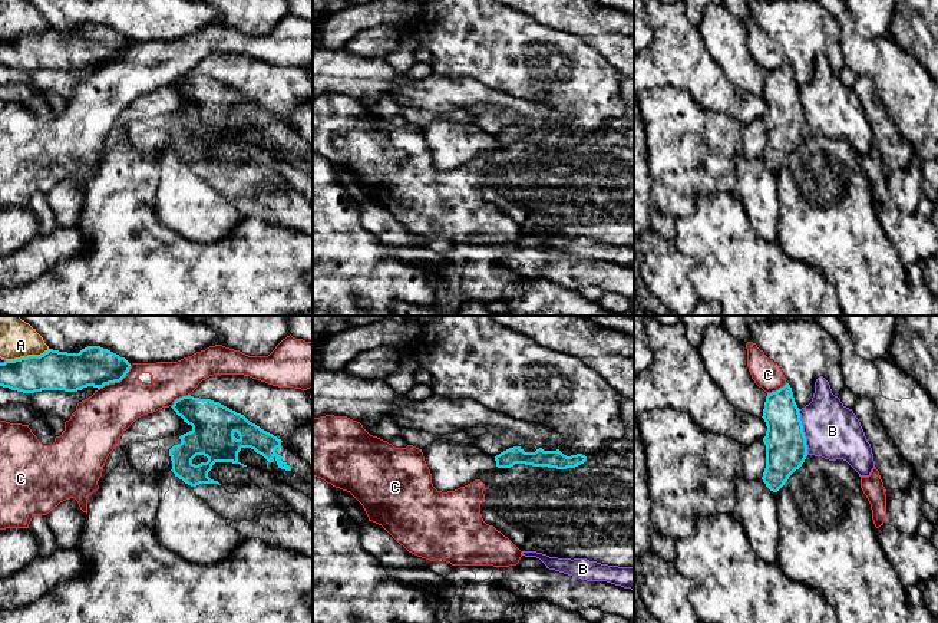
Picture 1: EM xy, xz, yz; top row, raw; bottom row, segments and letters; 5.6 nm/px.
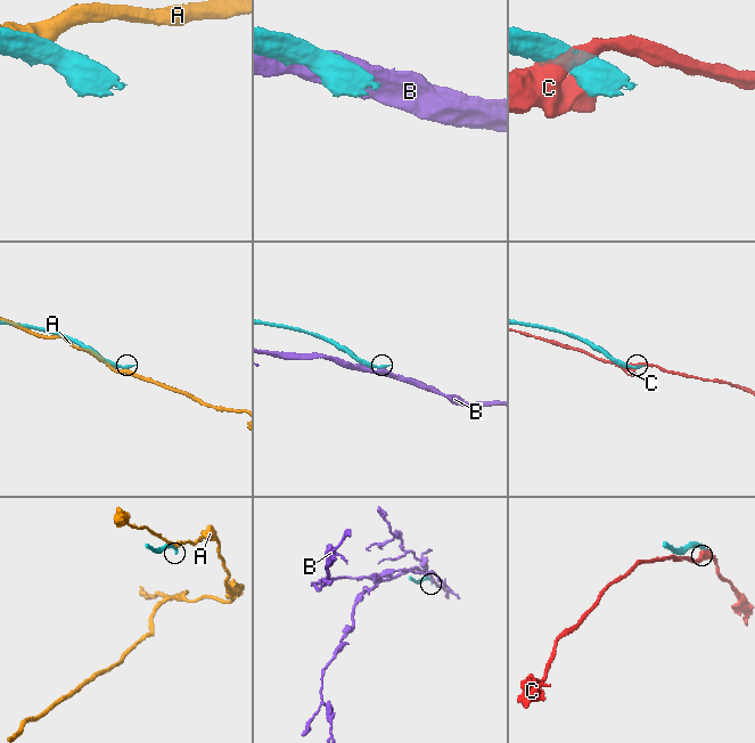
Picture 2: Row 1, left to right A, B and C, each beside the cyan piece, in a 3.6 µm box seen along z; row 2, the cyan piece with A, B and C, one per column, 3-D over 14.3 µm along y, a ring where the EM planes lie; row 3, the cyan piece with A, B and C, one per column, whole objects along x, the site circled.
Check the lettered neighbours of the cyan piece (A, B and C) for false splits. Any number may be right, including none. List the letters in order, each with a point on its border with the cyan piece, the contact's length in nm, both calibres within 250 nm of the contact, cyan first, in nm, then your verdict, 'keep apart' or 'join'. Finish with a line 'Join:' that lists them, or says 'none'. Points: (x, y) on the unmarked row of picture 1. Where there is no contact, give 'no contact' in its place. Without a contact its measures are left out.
A: xy (27, 35) | 260 nm | 220/200 nm | keep apart
B: yz (803, 111) | 260 nm | 240/320 nm | keep apart
C: xy (116, 59) | 240 nm | 220/280 nm | keep apart
Join: none

